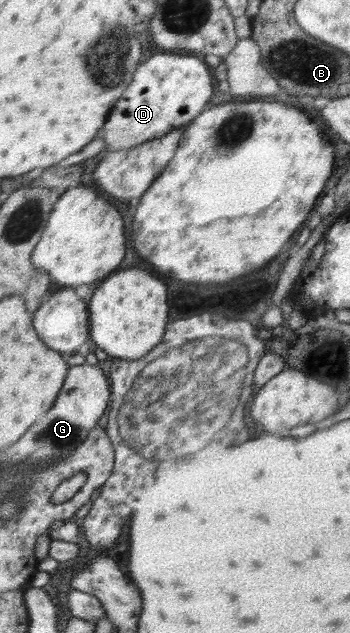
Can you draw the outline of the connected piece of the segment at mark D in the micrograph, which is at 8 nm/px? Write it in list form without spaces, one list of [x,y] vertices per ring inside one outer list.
[[[162,51],[141,62],[131,77],[131,83],[116,101],[103,127],[98,131],[97,137],[102,137],[106,143],[104,149],[107,149],[108,152],[129,149],[193,121],[209,106],[209,100],[213,95],[213,79],[211,79],[207,66],[201,56],[191,52]]]

